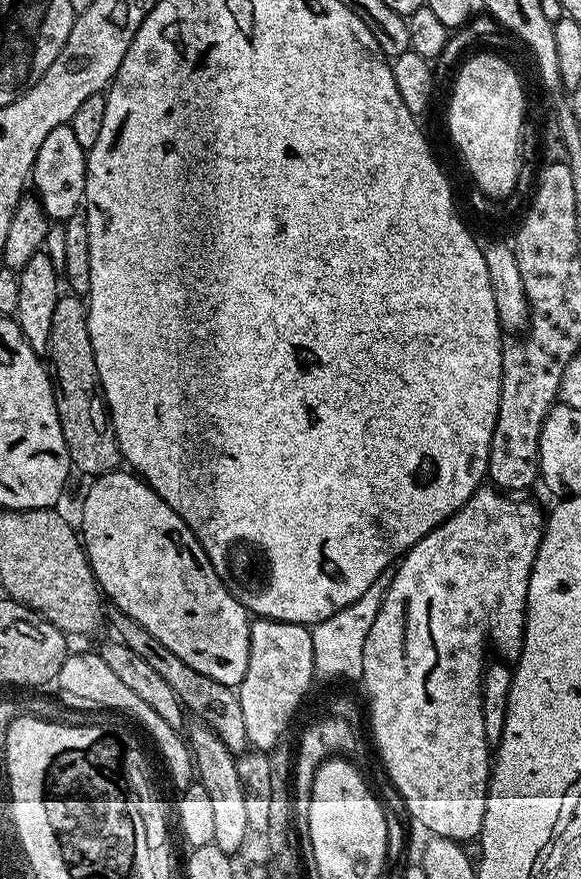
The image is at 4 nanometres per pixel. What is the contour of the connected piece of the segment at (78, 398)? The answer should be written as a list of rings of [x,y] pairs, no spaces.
[[[75,294],[61,295],[54,306],[54,318],[50,318],[50,338],[46,349],[46,360],[50,365],[50,375],[56,394],[56,409],[62,426],[62,434],[68,447],[68,462],[73,469],[85,472],[88,478],[105,476],[107,472],[117,471],[121,467],[122,457],[116,438],[112,434],[112,425],[108,415],[108,404],[104,401],[104,391],[100,389],[98,366],[94,362],[94,346],[90,346],[88,329],[88,306]]]

